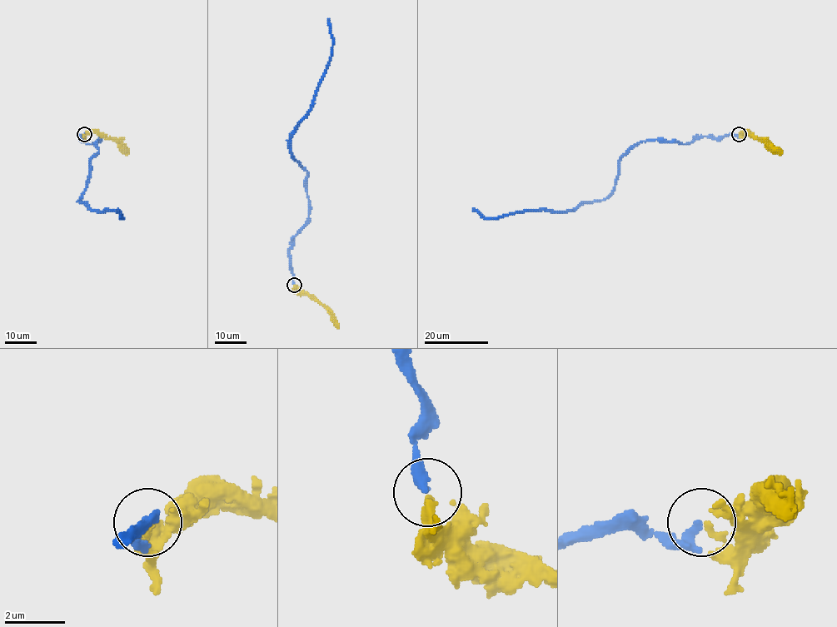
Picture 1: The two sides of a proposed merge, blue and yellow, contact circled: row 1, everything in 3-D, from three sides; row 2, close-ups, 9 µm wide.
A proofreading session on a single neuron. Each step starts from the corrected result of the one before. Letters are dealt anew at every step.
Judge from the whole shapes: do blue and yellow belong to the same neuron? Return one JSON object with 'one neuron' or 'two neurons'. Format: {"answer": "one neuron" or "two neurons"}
{"answer": "one neuron"}

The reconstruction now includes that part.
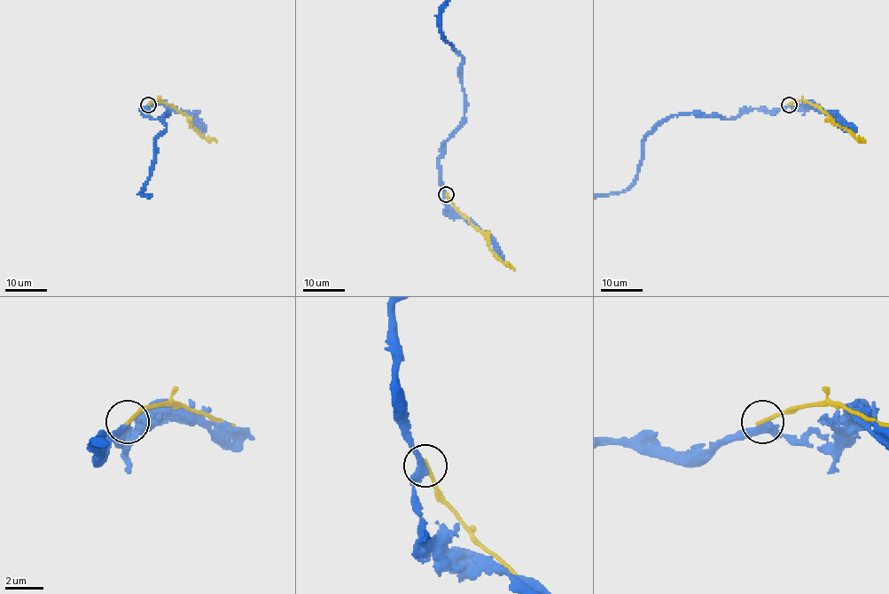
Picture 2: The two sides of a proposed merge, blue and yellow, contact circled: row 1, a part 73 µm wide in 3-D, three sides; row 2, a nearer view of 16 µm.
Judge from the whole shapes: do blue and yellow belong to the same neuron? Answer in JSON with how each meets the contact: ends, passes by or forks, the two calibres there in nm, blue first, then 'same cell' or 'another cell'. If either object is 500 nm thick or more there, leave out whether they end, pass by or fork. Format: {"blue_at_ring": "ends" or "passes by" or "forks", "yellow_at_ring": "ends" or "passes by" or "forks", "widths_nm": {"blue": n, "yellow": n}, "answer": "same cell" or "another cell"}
{"blue_at_ring": "passes by", "yellow_at_ring": "ends", "widths_nm": {"blue": 320, "yellow": 200}, "answer": "another cell"}

